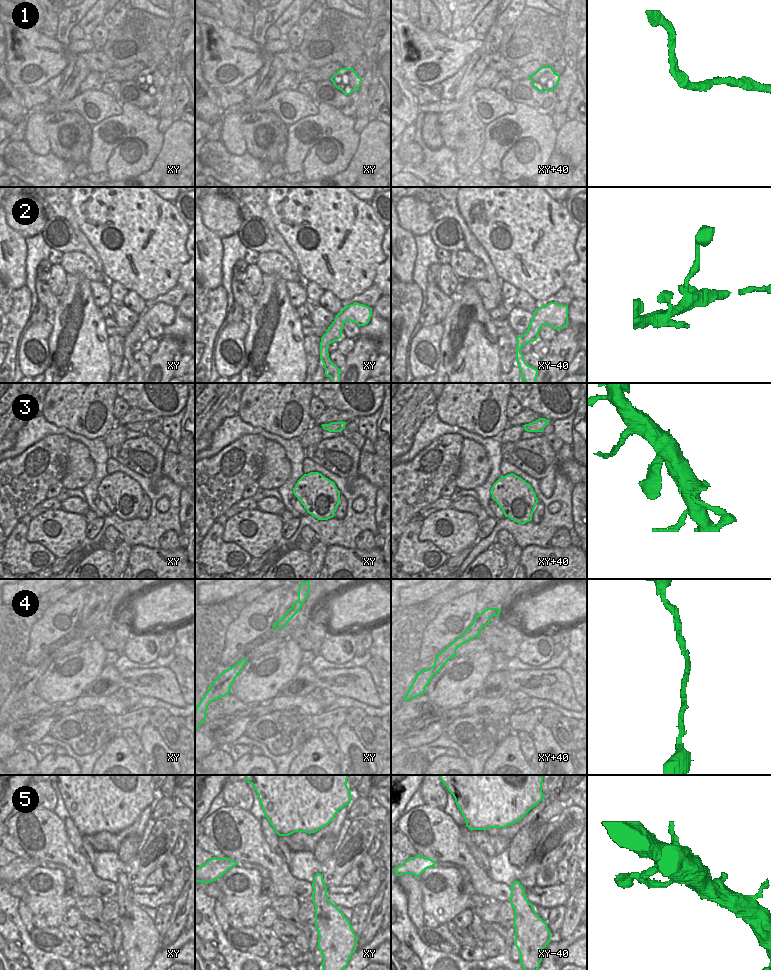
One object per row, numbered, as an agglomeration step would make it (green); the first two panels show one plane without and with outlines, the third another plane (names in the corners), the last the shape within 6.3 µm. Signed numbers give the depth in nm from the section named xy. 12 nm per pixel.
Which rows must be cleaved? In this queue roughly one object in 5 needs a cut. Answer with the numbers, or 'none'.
none

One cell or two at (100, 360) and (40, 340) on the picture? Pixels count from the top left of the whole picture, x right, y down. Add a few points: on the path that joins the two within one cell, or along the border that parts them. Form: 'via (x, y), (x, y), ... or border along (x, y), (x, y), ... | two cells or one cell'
border along (51, 320), (52, 331), (48, 339), (47, 366) | two cells

